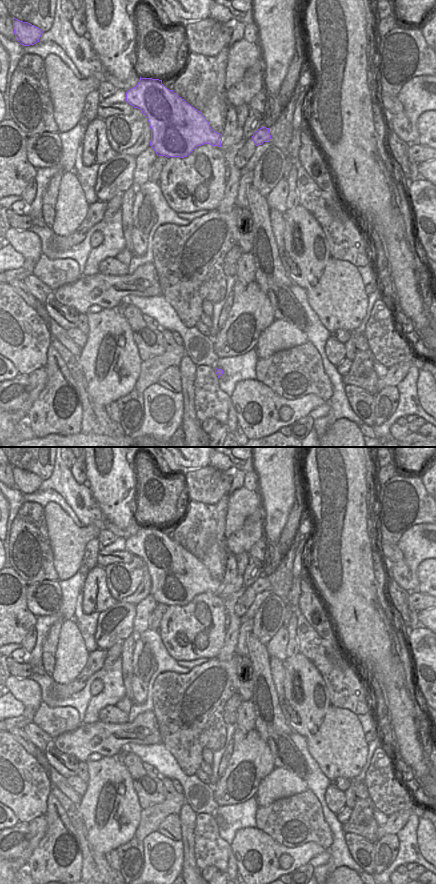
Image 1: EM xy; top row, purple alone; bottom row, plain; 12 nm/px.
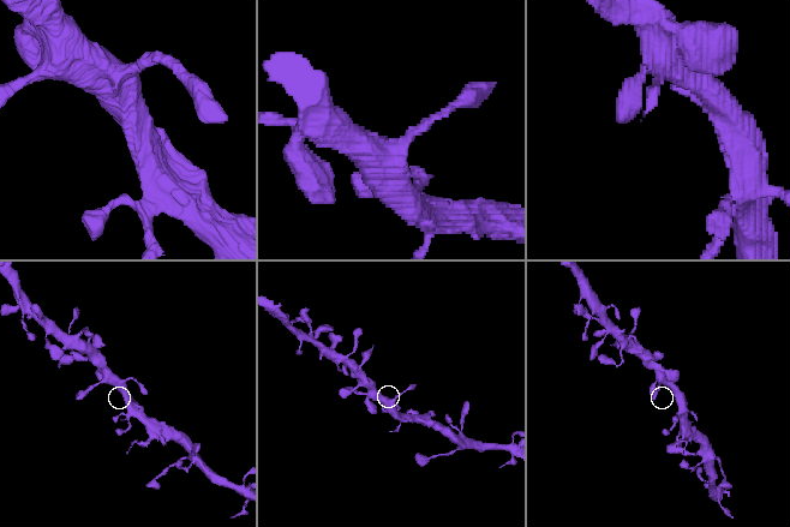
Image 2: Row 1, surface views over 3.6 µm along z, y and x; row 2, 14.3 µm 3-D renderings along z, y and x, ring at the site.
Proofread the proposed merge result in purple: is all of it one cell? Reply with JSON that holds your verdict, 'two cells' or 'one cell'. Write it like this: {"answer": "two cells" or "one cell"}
{"answer": "one cell"}

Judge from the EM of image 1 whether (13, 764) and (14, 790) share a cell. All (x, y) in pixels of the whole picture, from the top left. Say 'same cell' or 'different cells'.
same cell

